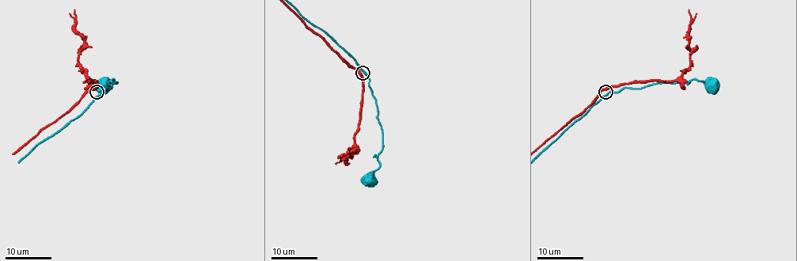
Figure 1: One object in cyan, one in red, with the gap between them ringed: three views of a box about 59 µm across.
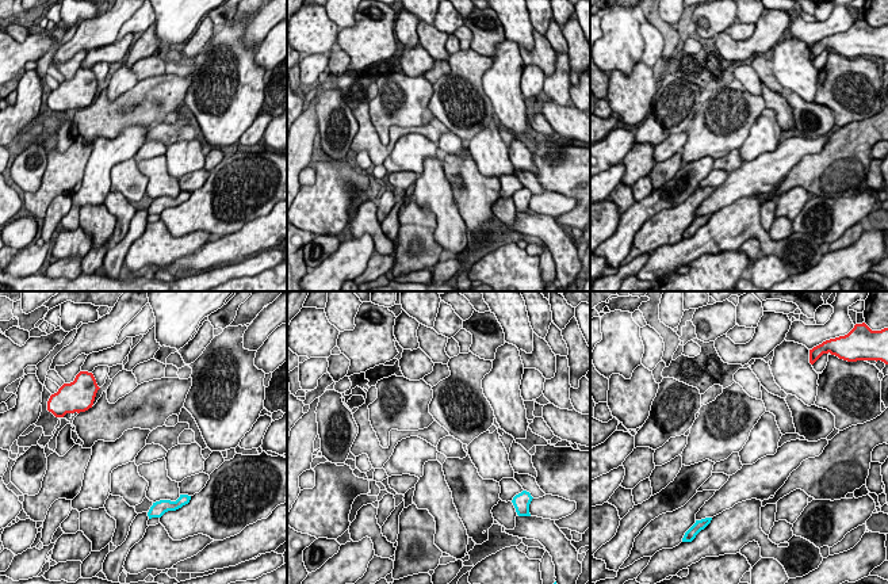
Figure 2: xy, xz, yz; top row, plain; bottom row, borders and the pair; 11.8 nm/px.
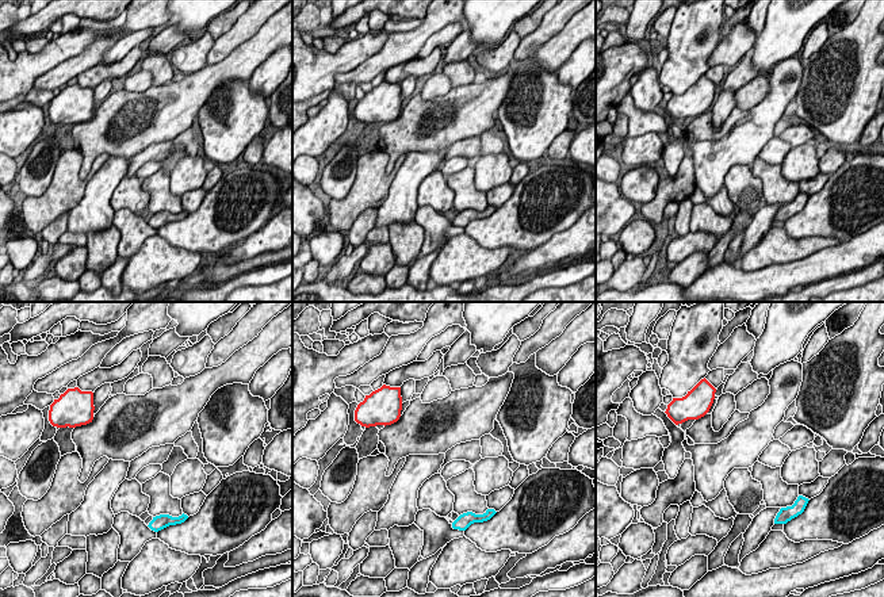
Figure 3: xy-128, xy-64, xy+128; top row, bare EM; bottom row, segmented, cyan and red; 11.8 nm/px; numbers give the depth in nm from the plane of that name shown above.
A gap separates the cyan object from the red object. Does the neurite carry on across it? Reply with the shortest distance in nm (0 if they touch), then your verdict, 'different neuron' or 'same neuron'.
1350 nm | same neuron

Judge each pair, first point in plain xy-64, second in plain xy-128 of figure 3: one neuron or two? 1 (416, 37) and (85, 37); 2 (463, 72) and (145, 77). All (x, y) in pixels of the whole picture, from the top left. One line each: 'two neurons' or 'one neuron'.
1: two neurons
2: two neurons

